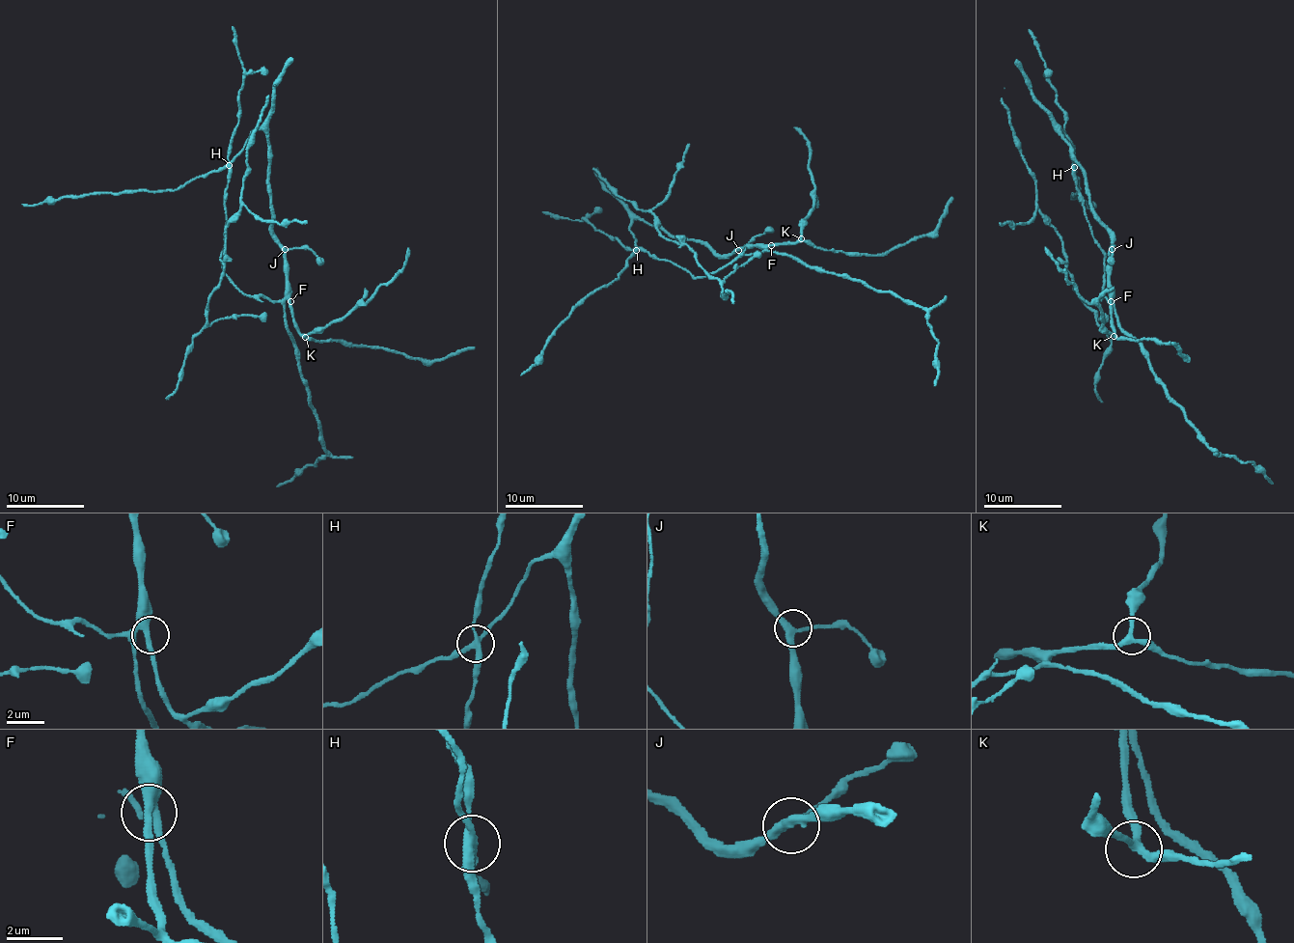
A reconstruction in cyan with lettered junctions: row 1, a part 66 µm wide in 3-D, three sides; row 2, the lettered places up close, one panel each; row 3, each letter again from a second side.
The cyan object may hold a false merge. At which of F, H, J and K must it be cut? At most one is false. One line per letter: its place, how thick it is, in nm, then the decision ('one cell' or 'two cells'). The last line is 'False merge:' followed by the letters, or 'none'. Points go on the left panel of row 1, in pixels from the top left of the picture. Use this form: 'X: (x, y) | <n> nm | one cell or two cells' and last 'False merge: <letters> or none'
F: (290, 301) | 300 nm | one cell
H: (229, 165) | 280 nm | one cell
J: (285, 249) | 280 nm | one cell
K: (305, 337) | 240 nm | one cell
False merge: none

